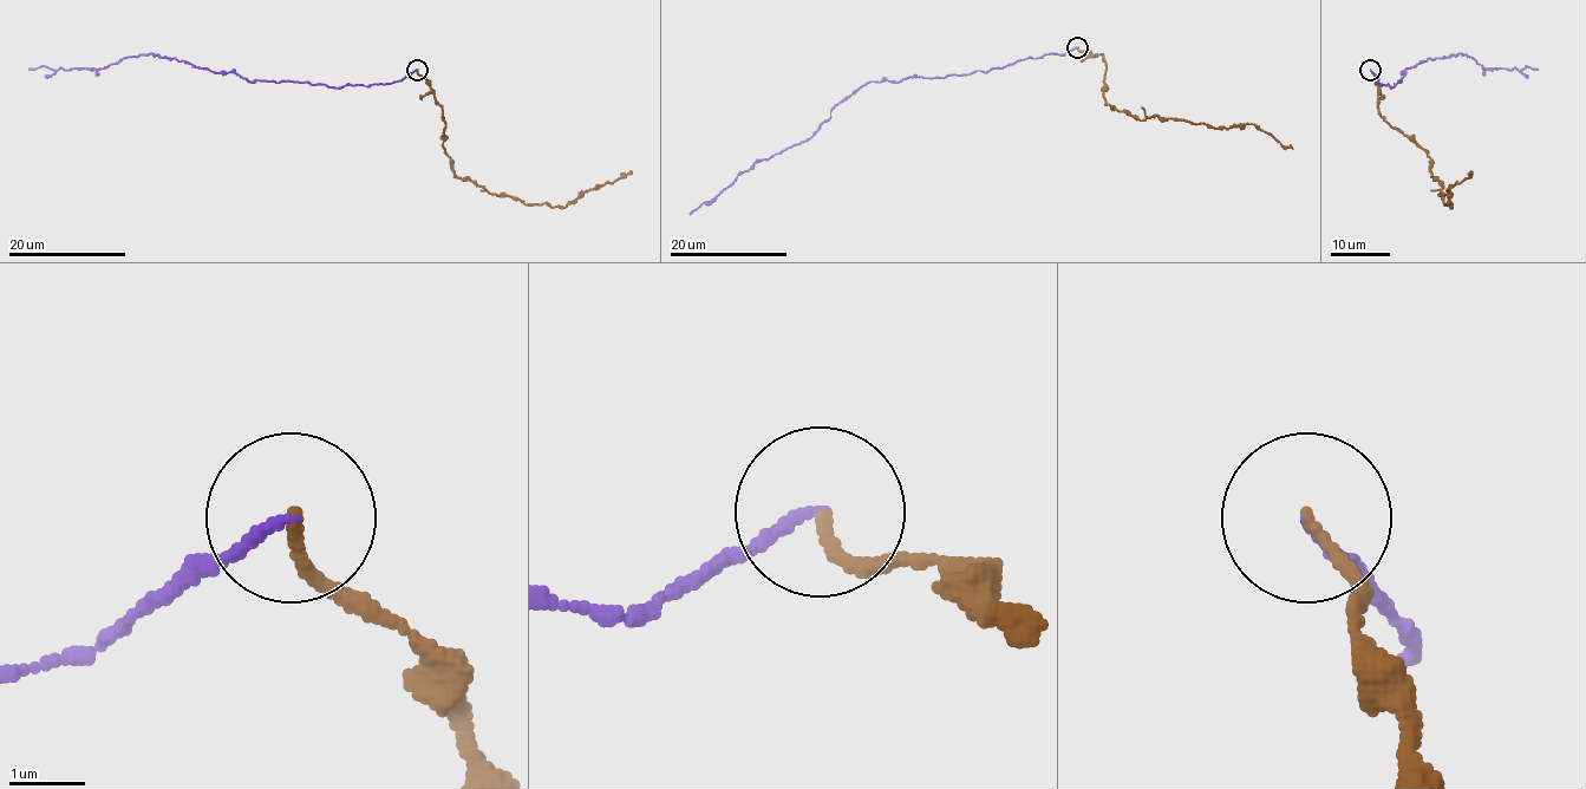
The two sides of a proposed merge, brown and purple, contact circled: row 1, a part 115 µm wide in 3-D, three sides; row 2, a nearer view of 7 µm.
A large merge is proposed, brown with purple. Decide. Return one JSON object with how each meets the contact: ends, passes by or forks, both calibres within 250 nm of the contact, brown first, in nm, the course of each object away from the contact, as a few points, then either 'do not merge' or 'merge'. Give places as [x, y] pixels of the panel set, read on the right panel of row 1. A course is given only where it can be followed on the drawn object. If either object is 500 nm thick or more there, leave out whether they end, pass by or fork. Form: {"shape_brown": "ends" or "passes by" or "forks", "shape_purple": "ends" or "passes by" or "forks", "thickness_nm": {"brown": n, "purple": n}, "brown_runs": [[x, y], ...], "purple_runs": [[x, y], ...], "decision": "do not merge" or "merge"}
{"shape_brown": "ends", "shape_purple": "ends", "thickness_nm": {"brown": 140, "purple": 140}, "brown_runs": [[1370, 70], [1379, 113], [1422, 148], [1444, 186], [1444, 203], [1451, 207], [1447, 189], [1472, 171]], "purple_runs": [[1370, 70], [1376, 83], [1391, 87], [1405, 69], [1428, 58], [1462, 53], [1483, 69], [1536, 69]], "decision": "do not merge"}

